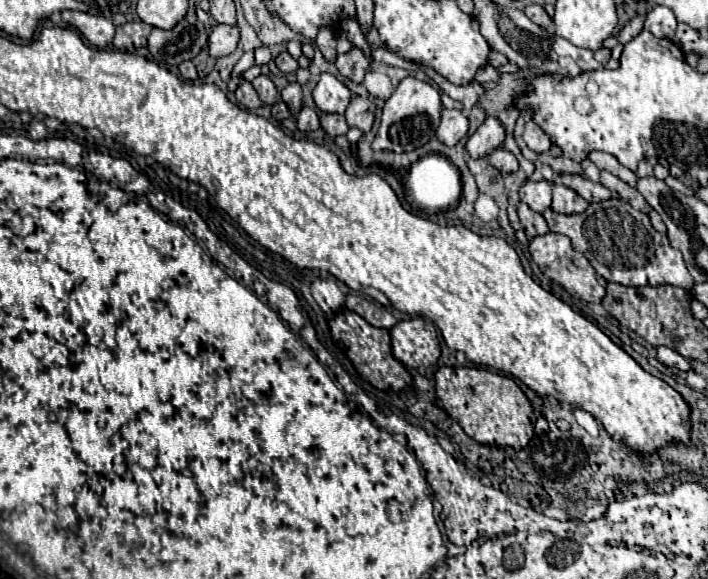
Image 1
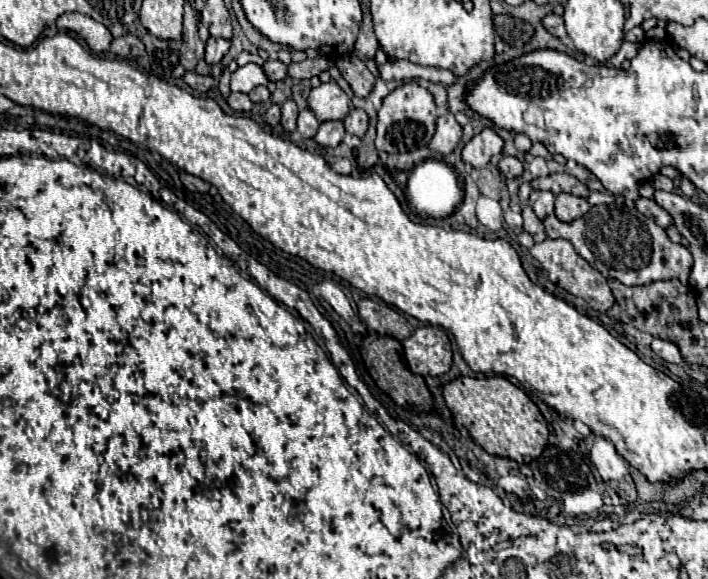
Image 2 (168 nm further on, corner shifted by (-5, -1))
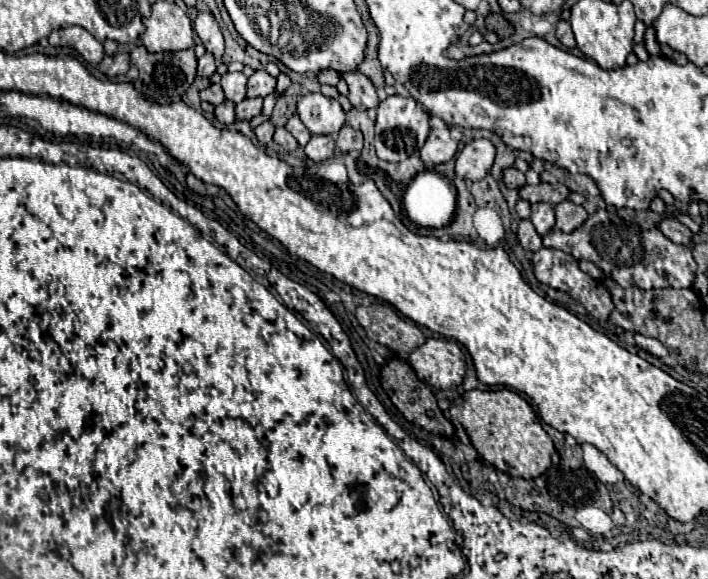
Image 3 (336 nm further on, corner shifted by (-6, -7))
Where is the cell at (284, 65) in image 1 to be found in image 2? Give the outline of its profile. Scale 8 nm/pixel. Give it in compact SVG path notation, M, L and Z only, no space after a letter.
M266 60L266 64L262 68L264 68L266 76L270 80L274 80L274 82L284 80L288 76L288 66L284 62L280 62L280 60Z

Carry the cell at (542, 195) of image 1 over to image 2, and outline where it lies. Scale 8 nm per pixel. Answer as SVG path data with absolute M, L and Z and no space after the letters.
M534 190L530 194L530 206L534 208L536 216L540 220L544 220L548 214L554 212L554 194L552 192L542 192L542 190Z

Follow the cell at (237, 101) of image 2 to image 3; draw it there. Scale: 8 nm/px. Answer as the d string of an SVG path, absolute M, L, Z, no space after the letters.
M223 102L219 106L215 106L215 118L221 122L221 124L233 124L235 122L235 104L233 102Z

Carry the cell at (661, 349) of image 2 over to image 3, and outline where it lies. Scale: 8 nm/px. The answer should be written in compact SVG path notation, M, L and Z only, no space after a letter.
M635 334L635 344L647 352L651 352L653 356L659 356L659 358L665 358L669 352L667 348L657 340L657 338L649 338L649 336L643 336L643 334Z

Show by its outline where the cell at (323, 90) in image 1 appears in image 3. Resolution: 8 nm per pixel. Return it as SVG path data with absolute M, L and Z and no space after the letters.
M305 94L297 102L297 116L311 134L337 136L345 124L345 112L337 100L323 94Z

